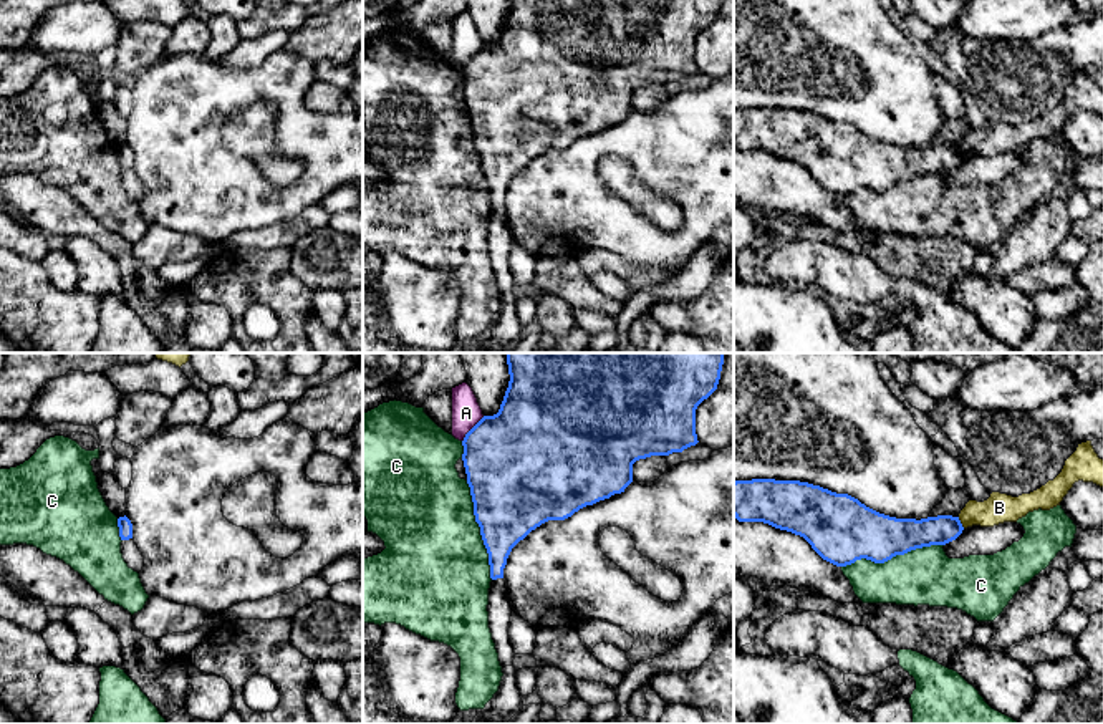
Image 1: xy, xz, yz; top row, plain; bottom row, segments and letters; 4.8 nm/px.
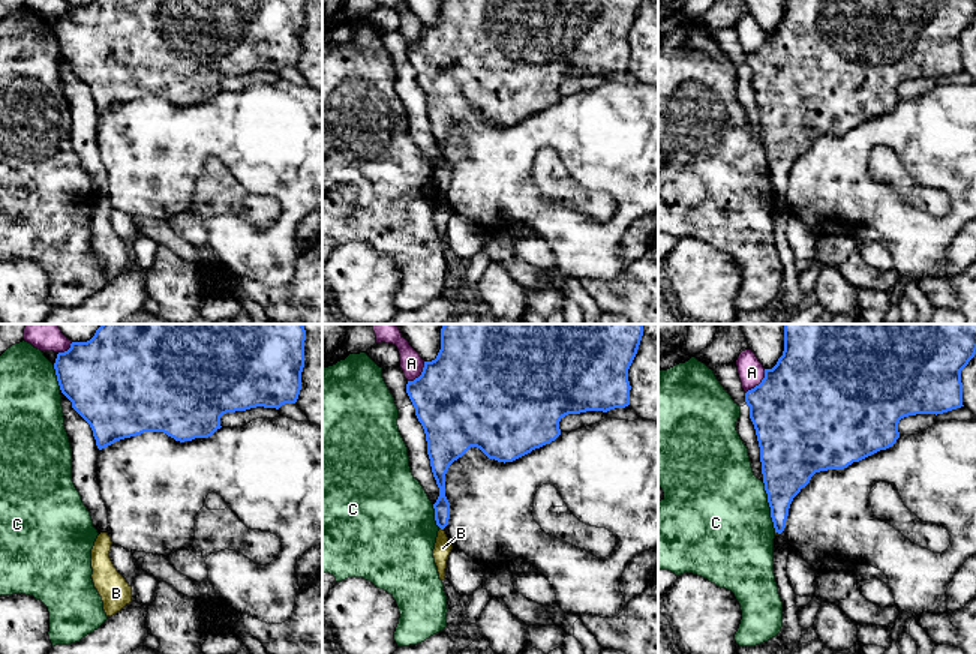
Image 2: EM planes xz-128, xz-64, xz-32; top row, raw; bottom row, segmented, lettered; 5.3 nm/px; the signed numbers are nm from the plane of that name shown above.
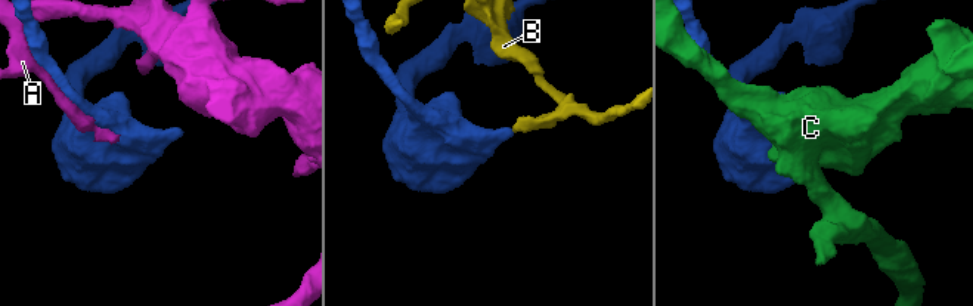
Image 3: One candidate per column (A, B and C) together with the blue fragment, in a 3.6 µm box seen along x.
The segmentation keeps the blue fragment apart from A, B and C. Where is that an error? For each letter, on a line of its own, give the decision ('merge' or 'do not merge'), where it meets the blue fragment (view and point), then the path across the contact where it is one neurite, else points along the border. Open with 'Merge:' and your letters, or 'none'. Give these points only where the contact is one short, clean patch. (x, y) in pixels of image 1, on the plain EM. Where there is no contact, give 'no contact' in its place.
Merge: none
A: do not merge; meets blue in xz at (471, 58)
B: do not merge; meets blue in yz at (959, 151); border along yz (958, 146), (964, 156)
C: do not merge; meets blue in yz at (891, 186)

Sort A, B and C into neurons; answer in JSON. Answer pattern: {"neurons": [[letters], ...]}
{"neurons": [["A"], ["B"], ["C"]]}

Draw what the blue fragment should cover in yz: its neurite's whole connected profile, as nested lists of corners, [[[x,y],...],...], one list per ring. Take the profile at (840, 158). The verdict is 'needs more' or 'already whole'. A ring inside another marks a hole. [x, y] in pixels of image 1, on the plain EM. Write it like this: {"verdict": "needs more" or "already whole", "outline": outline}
{"verdict": "already whole", "outline": [[[775,108],[735,109],[734,146],[800,164],[836,195],[861,187],[884,192],[916,177],[946,174],[964,159],[959,146],[896,147],[848,123]]]}

